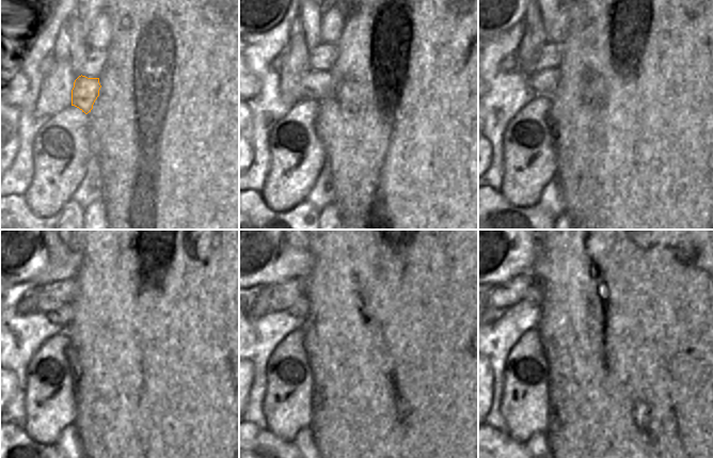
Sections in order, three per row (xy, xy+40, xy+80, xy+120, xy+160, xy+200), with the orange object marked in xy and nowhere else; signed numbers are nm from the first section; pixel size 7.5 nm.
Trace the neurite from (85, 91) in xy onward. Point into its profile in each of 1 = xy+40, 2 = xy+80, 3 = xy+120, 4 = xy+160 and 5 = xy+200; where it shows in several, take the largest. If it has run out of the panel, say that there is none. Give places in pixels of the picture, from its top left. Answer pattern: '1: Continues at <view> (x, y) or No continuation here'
1: Continues at xy+40 (316, 84)
2: Continues at xy+80 (544, 81)
3: Continues at xy+120 (63, 316)
4: Continues at xy+160 (300, 309)
5: Continues at xy+200 (534, 294).

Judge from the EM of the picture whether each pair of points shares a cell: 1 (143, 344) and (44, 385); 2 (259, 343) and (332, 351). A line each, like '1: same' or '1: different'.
1: different
2: different

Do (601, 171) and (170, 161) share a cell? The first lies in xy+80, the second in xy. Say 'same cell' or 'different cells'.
same cell

